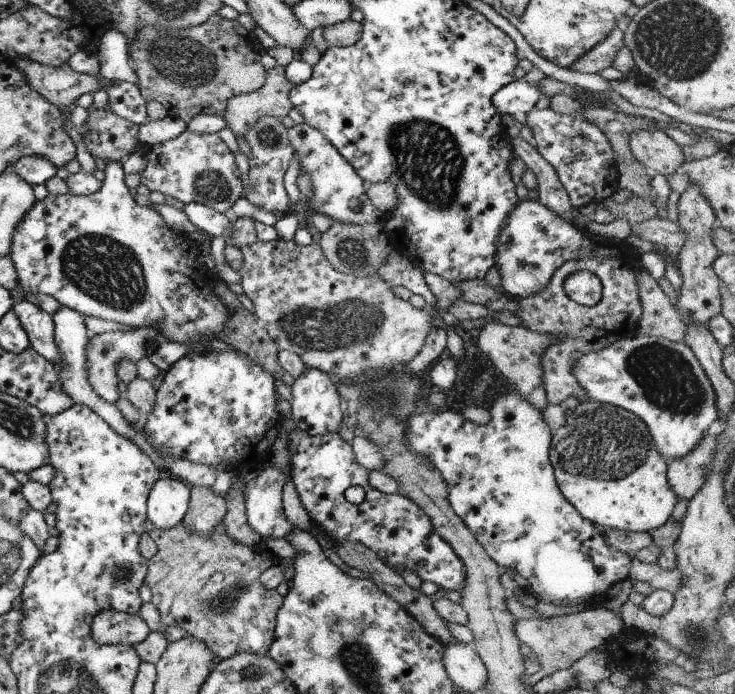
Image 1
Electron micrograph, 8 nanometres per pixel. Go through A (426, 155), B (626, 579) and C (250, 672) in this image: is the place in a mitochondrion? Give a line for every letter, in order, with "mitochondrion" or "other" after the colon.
A: mitochondrion
B: other
C: mitochondrion

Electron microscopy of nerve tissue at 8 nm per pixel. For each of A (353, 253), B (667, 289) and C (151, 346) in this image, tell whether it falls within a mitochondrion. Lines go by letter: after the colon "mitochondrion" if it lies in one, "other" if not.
A: mitochondrion
B: other
C: other

